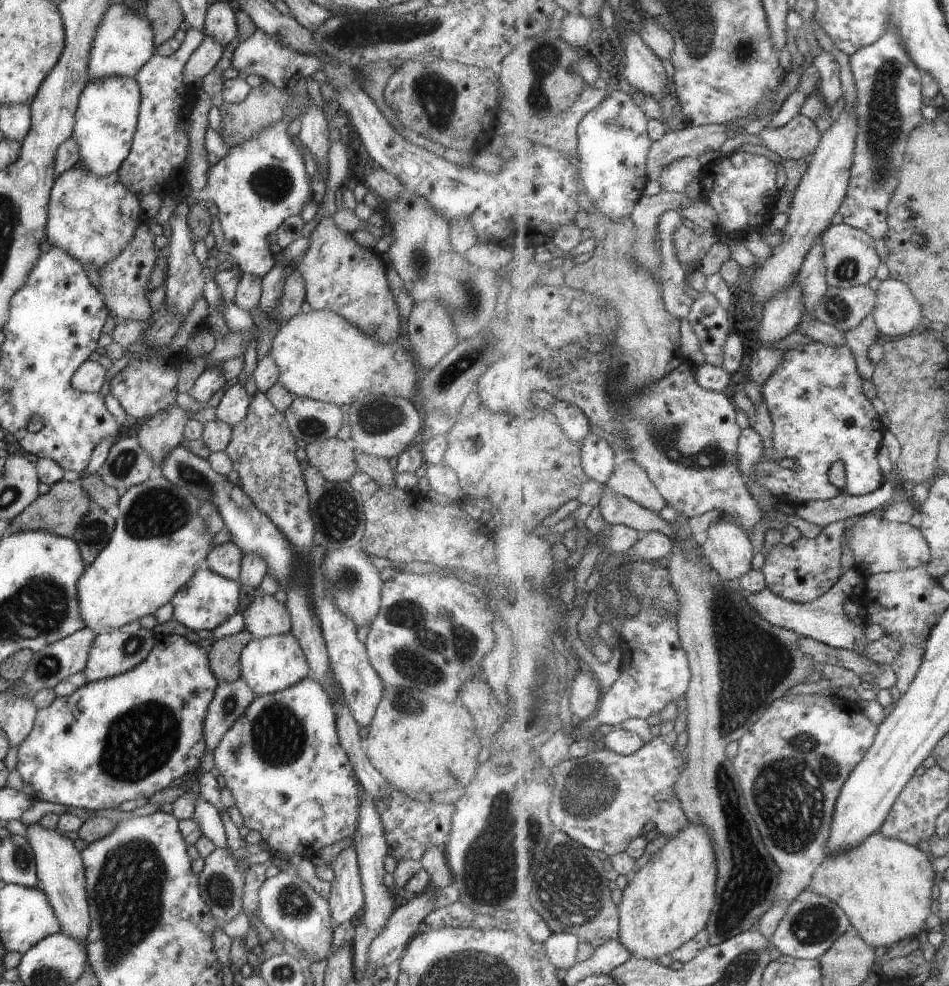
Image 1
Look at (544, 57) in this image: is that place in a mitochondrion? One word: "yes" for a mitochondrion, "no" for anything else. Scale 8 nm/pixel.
yes

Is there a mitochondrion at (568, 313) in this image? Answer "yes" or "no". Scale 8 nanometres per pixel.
no

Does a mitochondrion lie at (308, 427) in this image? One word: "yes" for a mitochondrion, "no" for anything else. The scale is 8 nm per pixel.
yes

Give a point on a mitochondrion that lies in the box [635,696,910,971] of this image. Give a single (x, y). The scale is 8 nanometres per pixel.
(789, 793)

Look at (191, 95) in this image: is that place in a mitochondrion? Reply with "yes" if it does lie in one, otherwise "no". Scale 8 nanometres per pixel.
no

